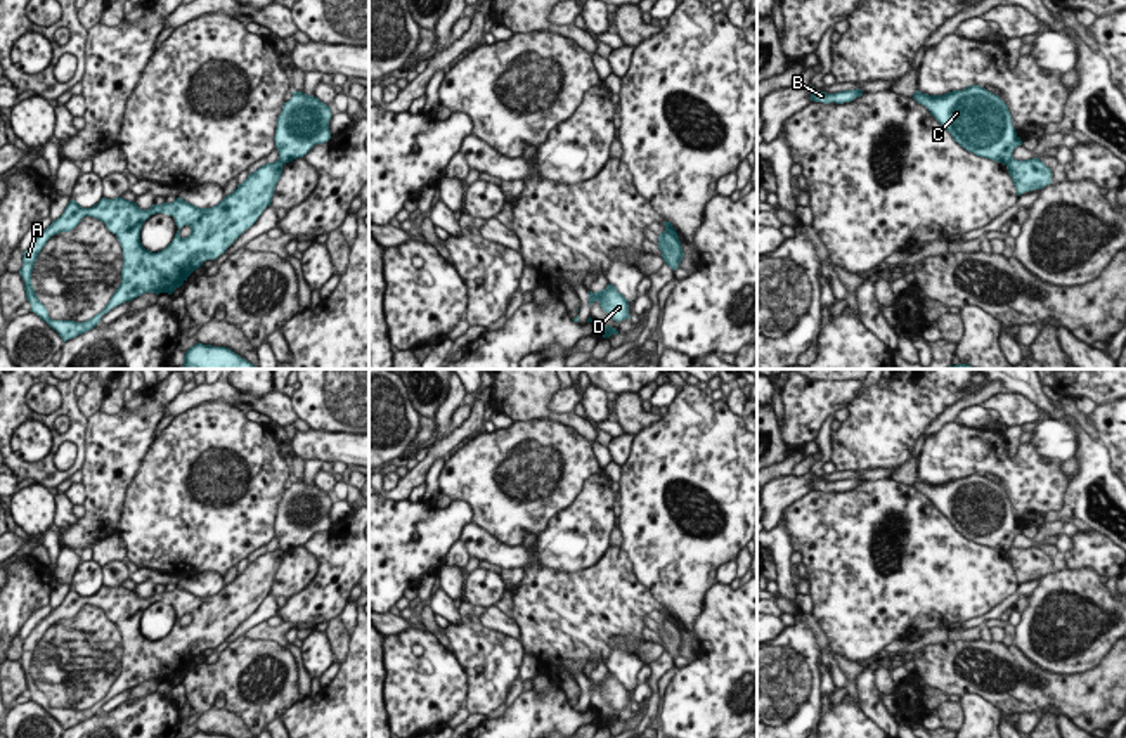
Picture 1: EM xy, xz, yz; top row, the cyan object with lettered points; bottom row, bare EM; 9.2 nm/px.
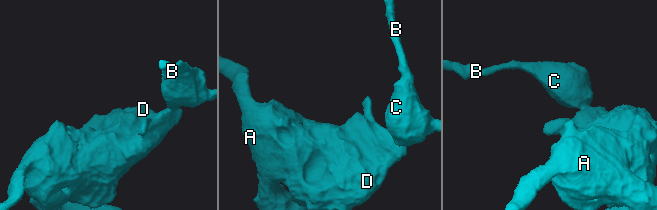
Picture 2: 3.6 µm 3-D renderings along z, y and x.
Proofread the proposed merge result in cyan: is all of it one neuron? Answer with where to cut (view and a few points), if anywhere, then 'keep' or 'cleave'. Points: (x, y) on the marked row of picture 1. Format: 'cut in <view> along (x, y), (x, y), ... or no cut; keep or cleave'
cut in yz along (1012, 158), (1007, 165); cleave

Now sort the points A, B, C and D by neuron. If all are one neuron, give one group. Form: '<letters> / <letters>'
A D / B C

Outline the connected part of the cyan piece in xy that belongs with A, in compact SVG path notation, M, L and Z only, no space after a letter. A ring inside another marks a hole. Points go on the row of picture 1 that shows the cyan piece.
M277 159L260 166L236 191L211 208L197 208L182 197L177 197L173 203L152 204L149 210L140 210L137 203L123 197L102 197L92 208L81 208L71 199L64 213L23 253L19 274L24 281L31 312L55 329L66 343L94 329L104 314L125 301L132 301L144 293L171 295L206 260L215 260L225 253L256 222L262 211L270 206L284 165ZM156 213L171 215L178 230L165 249L152 253L142 246L140 230L144 222ZM83 217L104 222L107 230L118 237L123 249L121 284L109 303L92 319L85 322L54 320L33 289L31 272L47 241L59 232L73 230Z

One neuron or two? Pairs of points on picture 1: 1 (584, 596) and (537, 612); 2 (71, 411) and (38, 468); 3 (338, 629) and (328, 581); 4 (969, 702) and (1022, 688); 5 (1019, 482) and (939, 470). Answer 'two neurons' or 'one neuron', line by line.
1: one neuron
2: one neuron
3: two neurons
4: two neurons
5: one neuron

